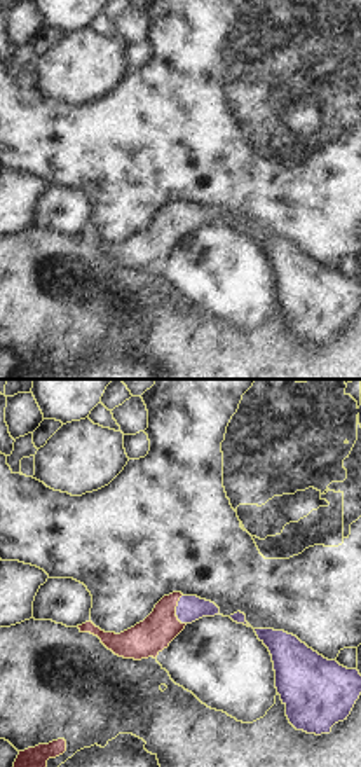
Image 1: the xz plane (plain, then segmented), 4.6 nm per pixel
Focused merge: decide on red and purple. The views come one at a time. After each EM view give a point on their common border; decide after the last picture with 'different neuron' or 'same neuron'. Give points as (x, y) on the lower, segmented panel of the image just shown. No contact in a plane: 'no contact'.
meets red at (175, 610)

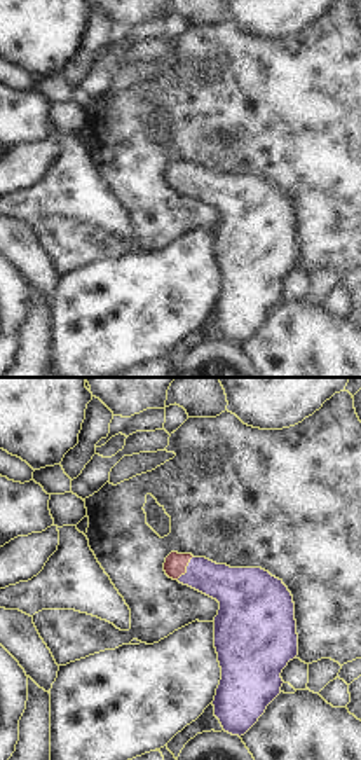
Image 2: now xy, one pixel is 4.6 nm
meets red at (185, 568)

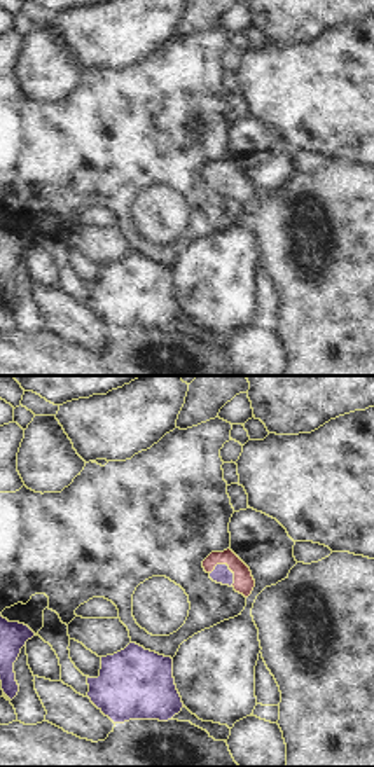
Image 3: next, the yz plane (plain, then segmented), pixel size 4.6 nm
meets red at (231, 570)

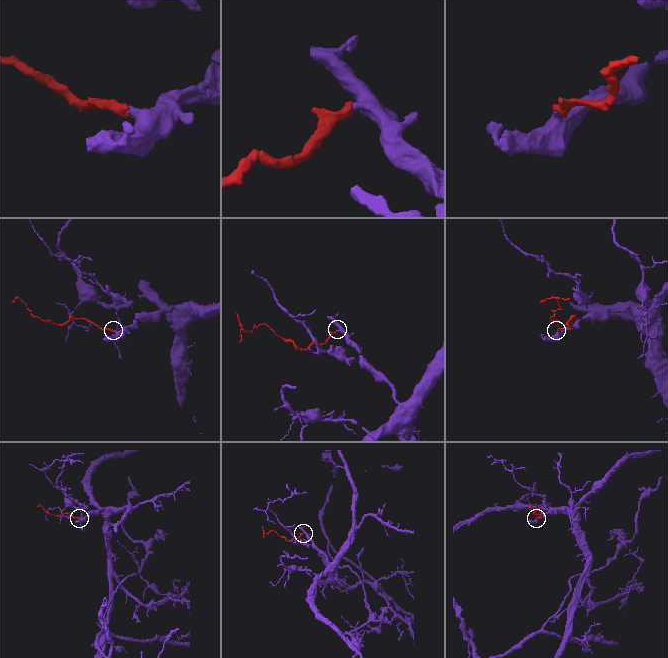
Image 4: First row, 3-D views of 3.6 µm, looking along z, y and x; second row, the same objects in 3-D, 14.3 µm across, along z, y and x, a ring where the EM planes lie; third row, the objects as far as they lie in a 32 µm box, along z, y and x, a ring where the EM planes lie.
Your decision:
same neuron

